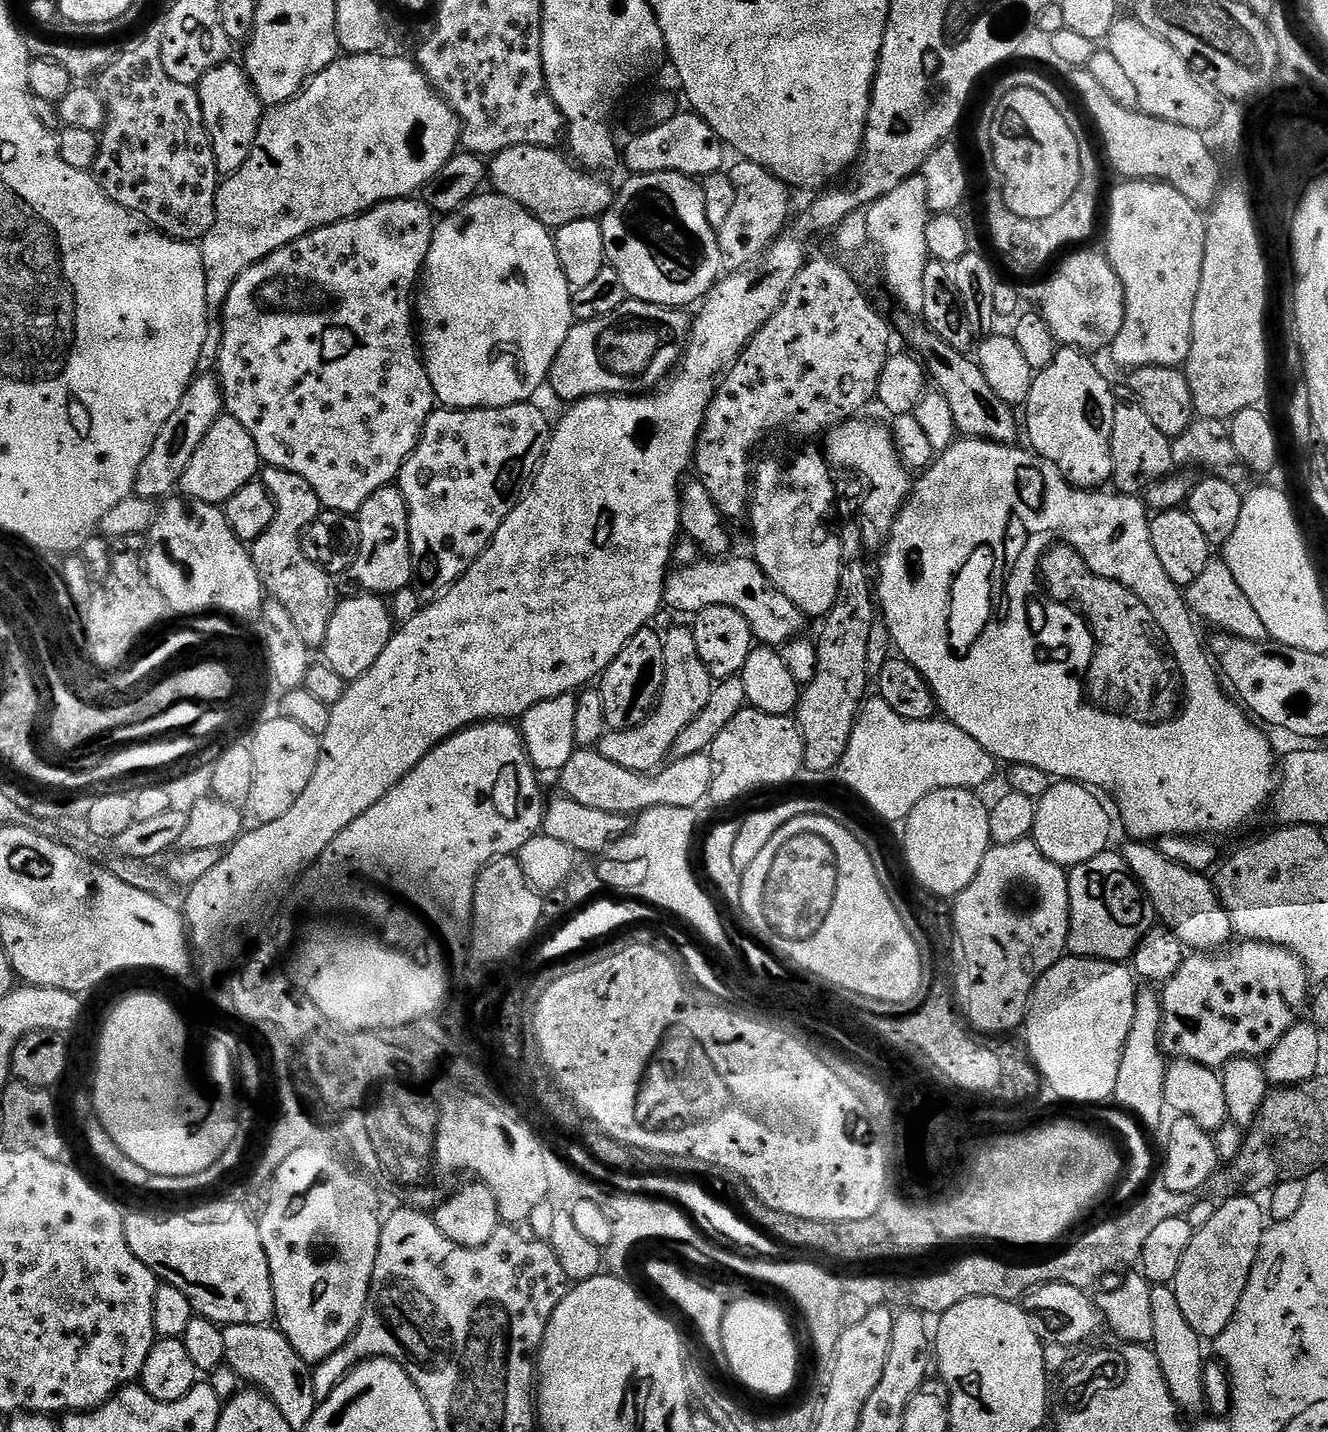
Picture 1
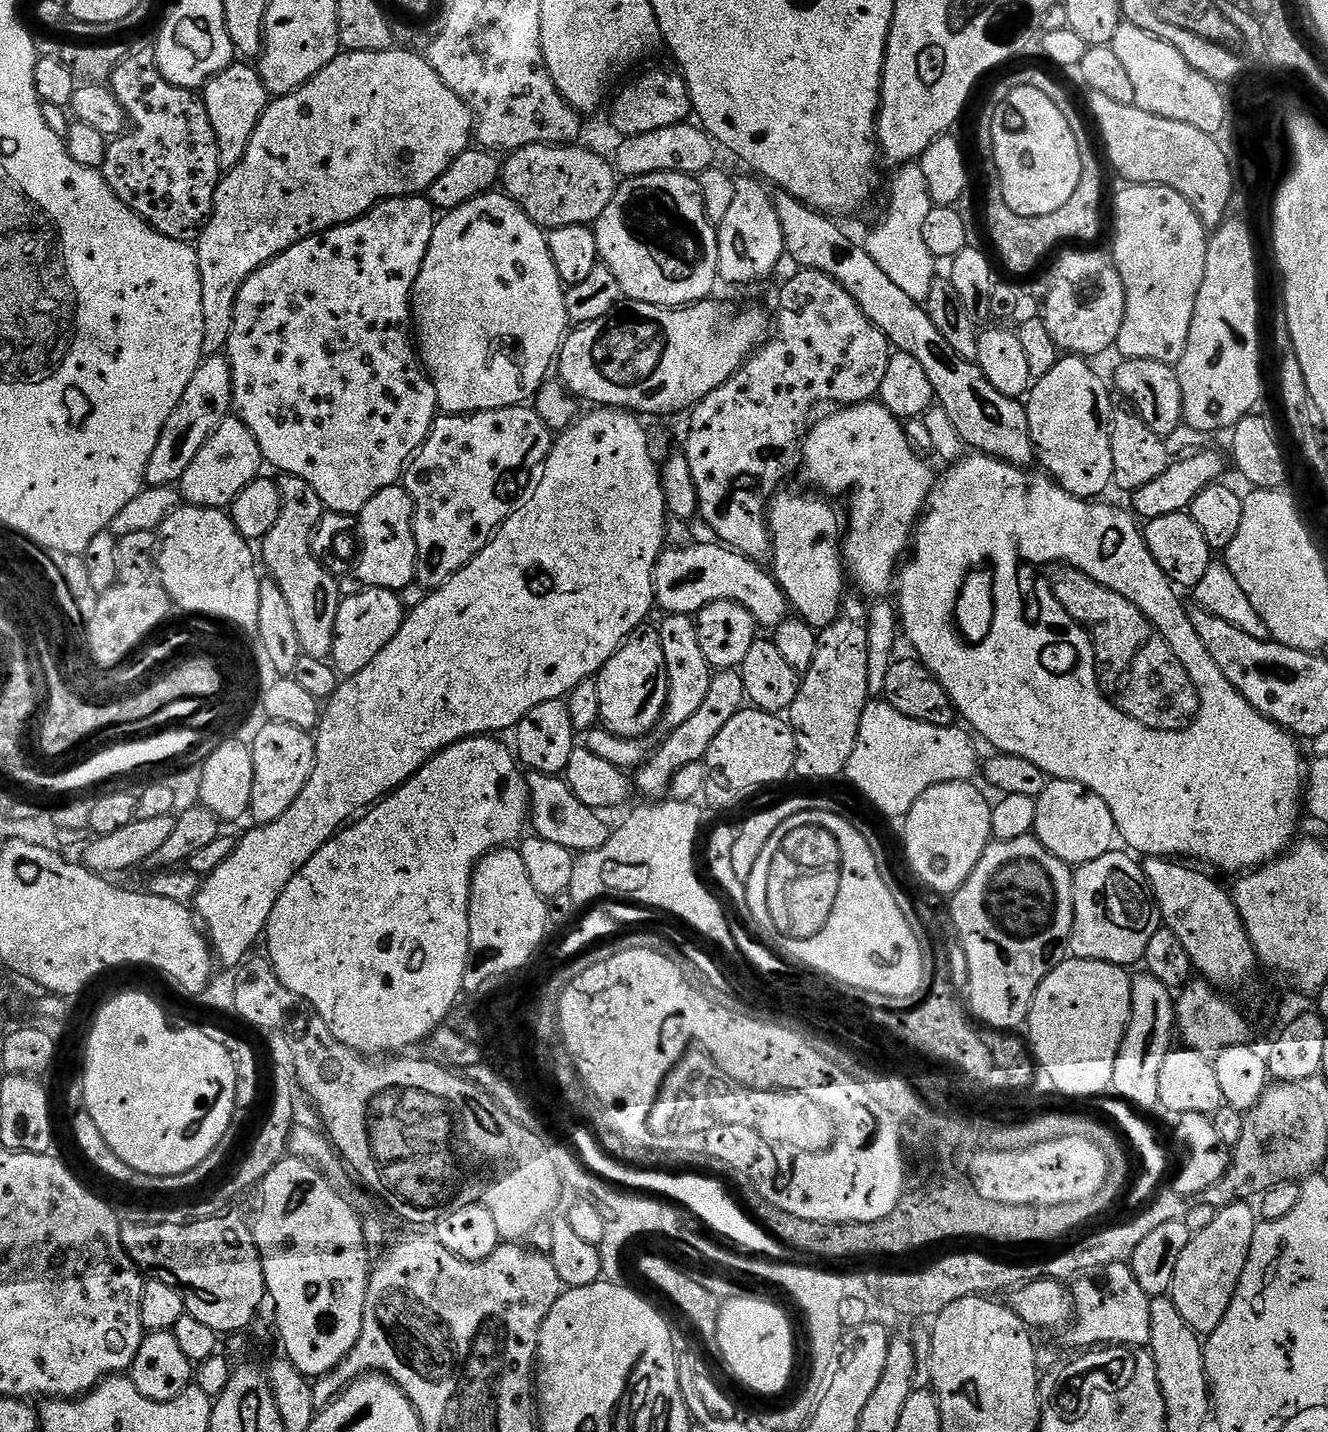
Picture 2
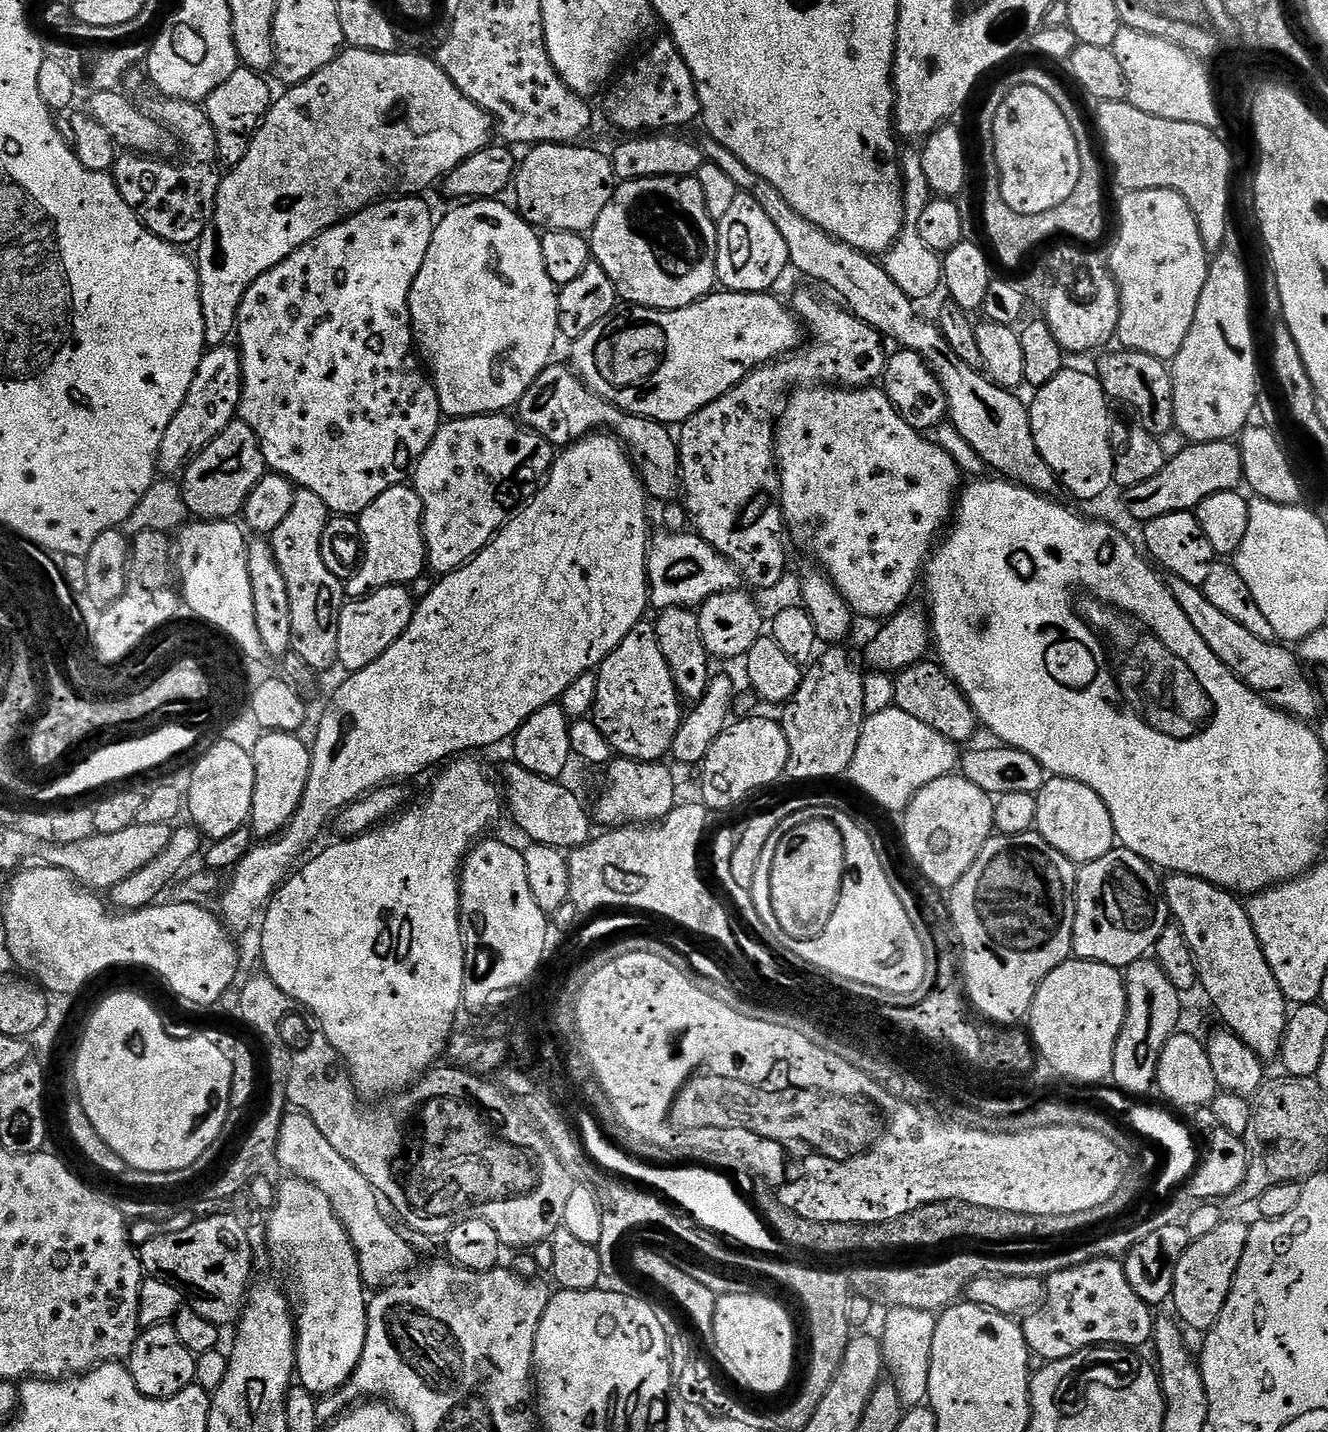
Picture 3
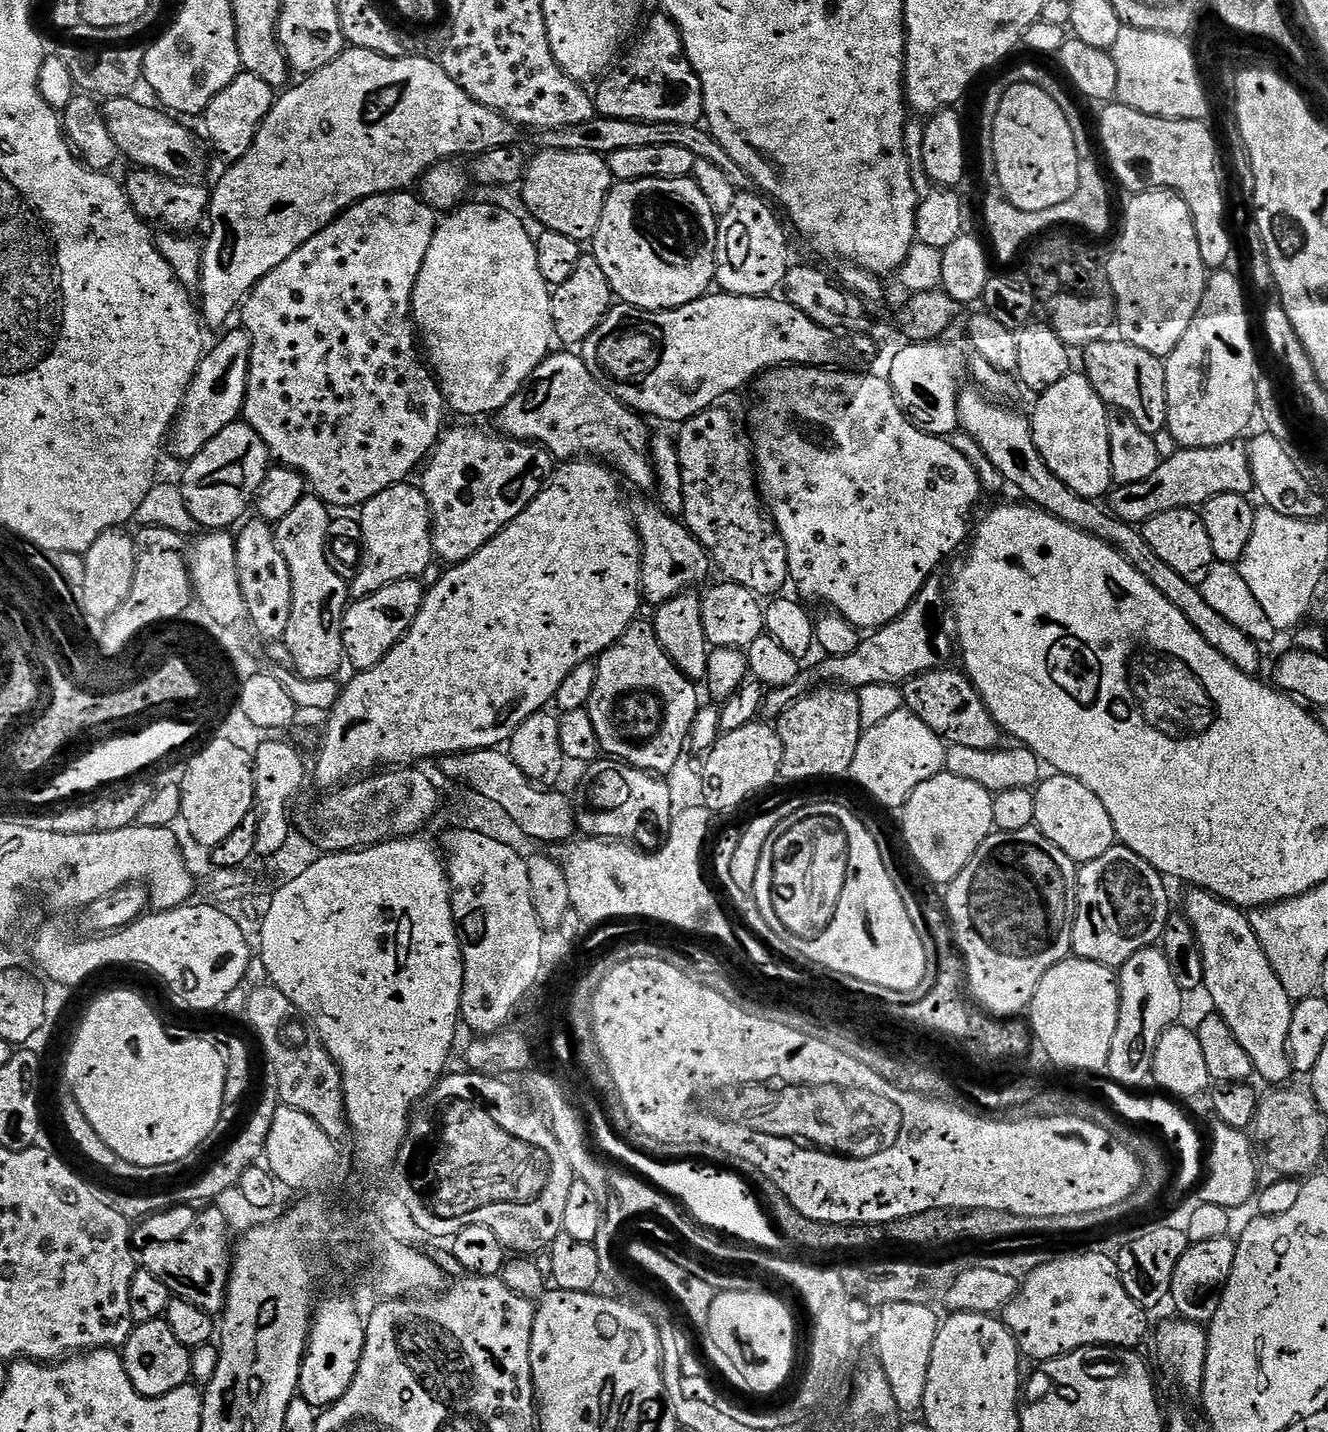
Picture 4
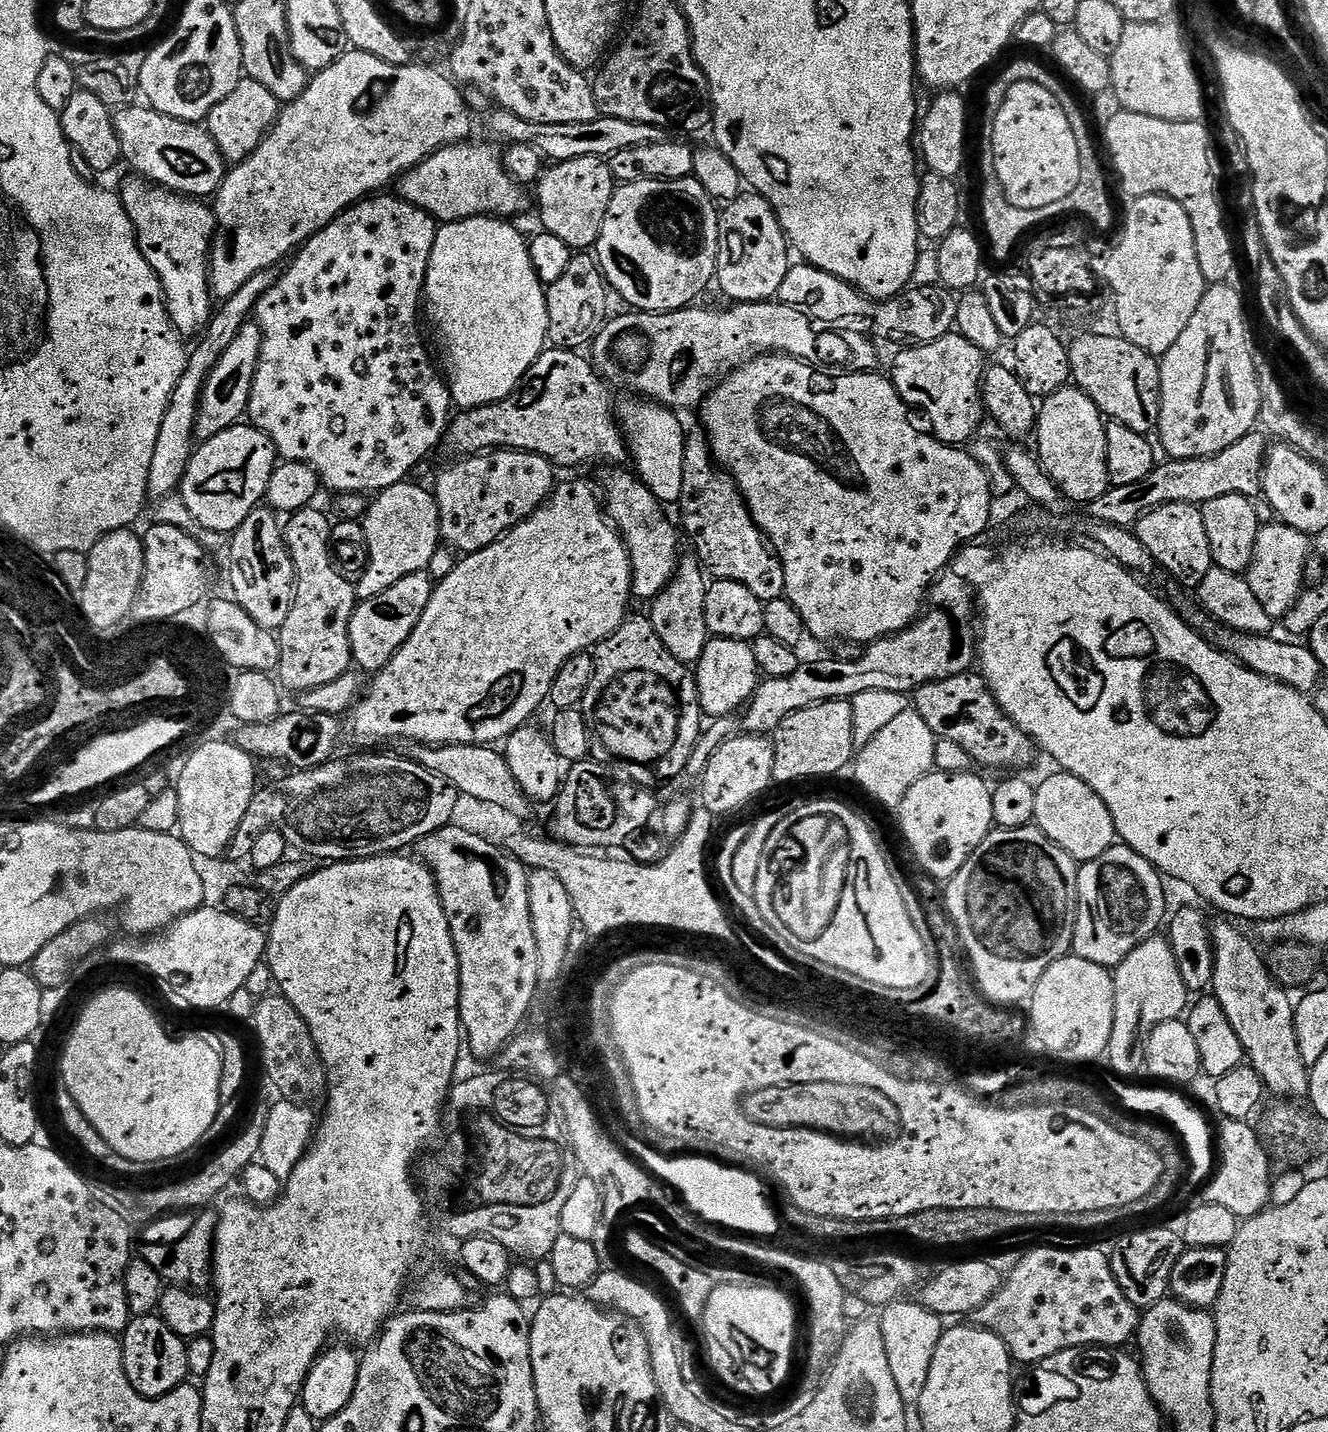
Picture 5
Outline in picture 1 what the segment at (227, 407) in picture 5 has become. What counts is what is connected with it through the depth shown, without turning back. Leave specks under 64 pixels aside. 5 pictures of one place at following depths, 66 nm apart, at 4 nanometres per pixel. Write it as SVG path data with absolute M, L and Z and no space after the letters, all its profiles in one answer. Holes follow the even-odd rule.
M212 374L197 375L182 402L178 402L178 410L174 410L166 426L162 426L162 434L158 434L150 454L146 454L146 462L138 466L135 495L153 502L171 497L179 489L182 474L186 474L186 466L190 466L190 458L194 458L194 450L202 446L202 438L210 434L210 426L214 426L223 412L224 391L220 389L219 379Z

